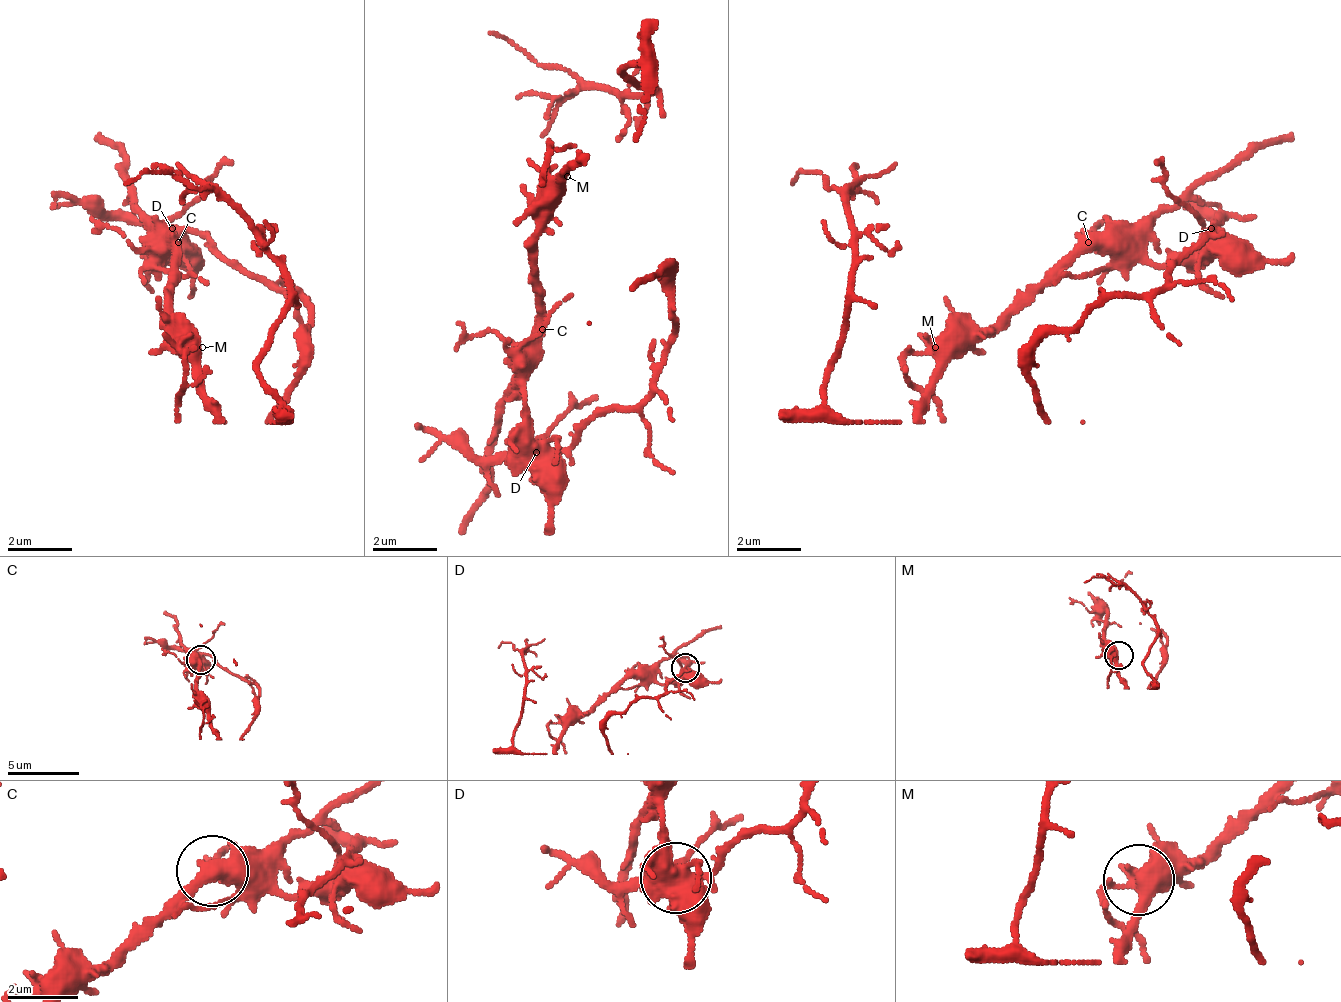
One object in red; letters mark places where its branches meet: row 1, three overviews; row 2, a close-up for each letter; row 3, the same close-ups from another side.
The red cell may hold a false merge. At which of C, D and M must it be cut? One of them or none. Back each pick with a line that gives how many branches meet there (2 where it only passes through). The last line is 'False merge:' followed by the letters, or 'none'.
D: 8
False merge: D

